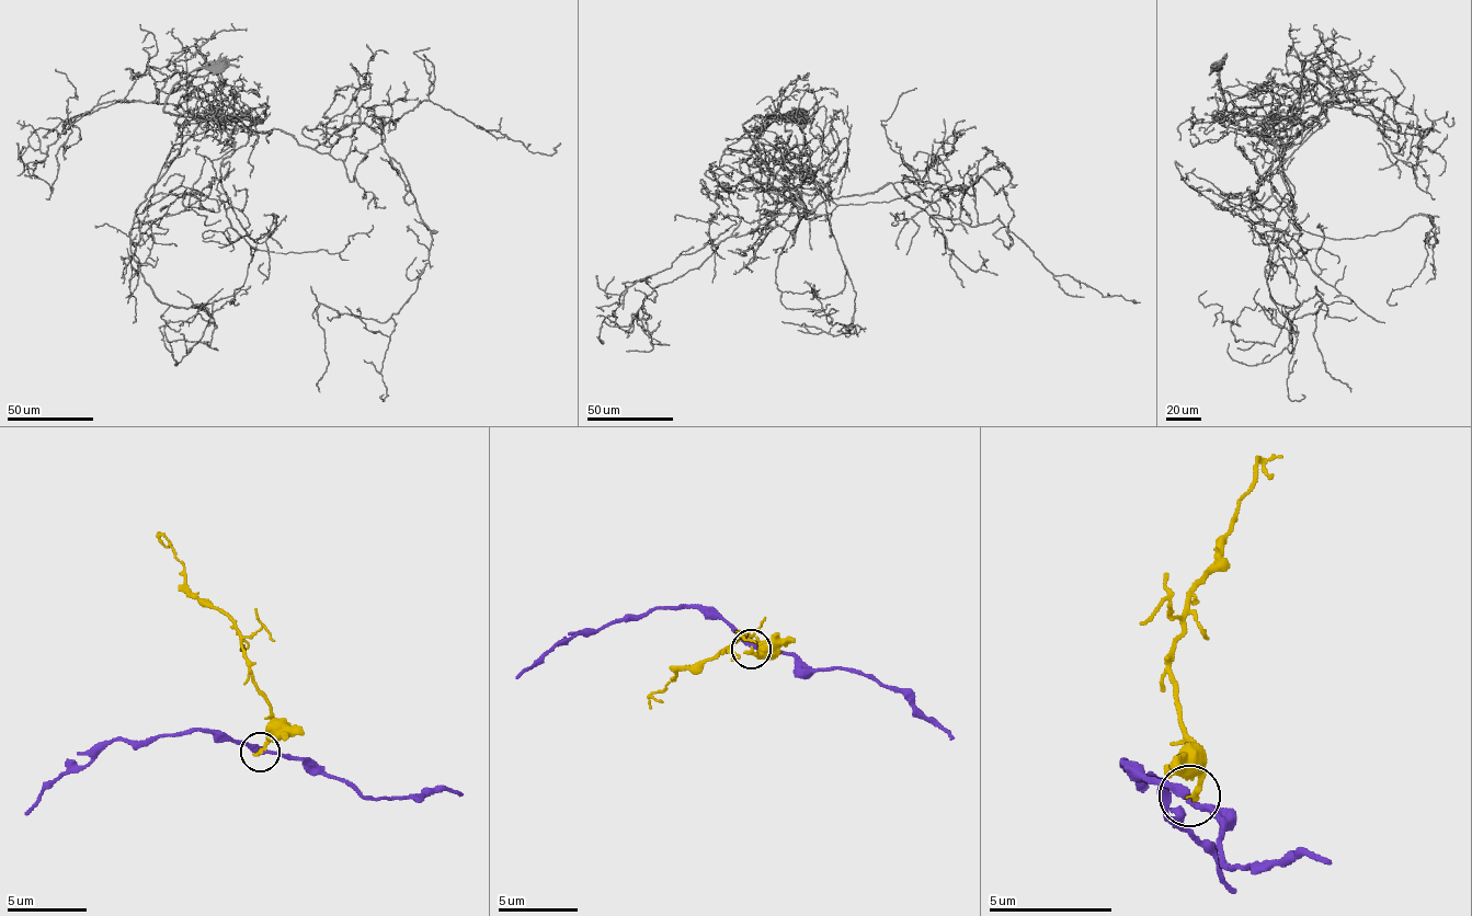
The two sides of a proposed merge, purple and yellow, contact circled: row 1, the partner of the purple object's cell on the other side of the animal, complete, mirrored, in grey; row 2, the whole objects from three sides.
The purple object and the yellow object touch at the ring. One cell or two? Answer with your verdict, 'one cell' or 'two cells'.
two cells

